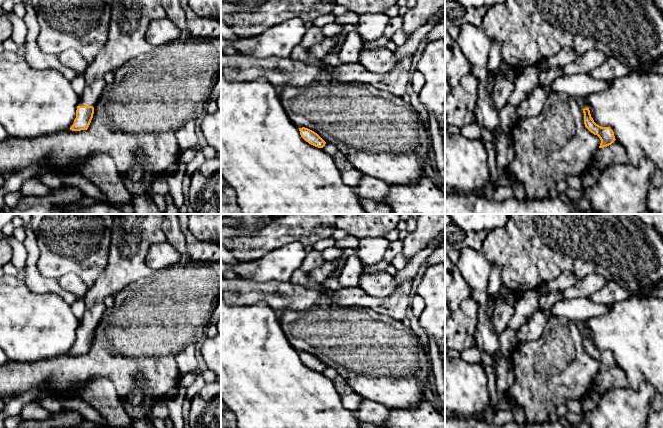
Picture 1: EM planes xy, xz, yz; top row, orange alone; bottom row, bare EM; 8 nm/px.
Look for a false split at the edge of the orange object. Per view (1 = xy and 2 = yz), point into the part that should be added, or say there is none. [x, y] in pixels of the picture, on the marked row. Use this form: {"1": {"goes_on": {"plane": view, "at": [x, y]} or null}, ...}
{"1": {"goes_on": {"plane": "xy", "at": [129, 19]}}, "2": {"goes_on": {"plane": "yz", "at": [583, 105]}}}

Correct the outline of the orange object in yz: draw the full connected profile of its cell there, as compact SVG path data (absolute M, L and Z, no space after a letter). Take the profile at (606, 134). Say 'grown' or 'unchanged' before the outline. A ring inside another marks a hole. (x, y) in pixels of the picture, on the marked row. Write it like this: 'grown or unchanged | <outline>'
grown | M583 98L578 99L578 102L584 113L585 127L591 133L597 135L601 140L599 148L611 145L616 140L613 130L610 127L601 127L594 122L593 118L591 117L590 110L587 107L587 104L584 102Z

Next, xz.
unchanged | M305 127L299 128L299 131L301 137L309 144L318 148L323 148L325 146L326 142L314 131Z

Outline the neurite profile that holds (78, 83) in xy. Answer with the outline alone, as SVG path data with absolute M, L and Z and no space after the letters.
M77 74L72 80L70 80L70 84L74 92L77 95L81 96L85 88L85 80L84 80L83 75Z

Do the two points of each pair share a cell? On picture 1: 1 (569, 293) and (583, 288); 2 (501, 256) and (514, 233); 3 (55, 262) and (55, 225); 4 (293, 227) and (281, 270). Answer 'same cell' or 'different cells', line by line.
1: same cell
2: same cell
3: same cell
4: different cells

